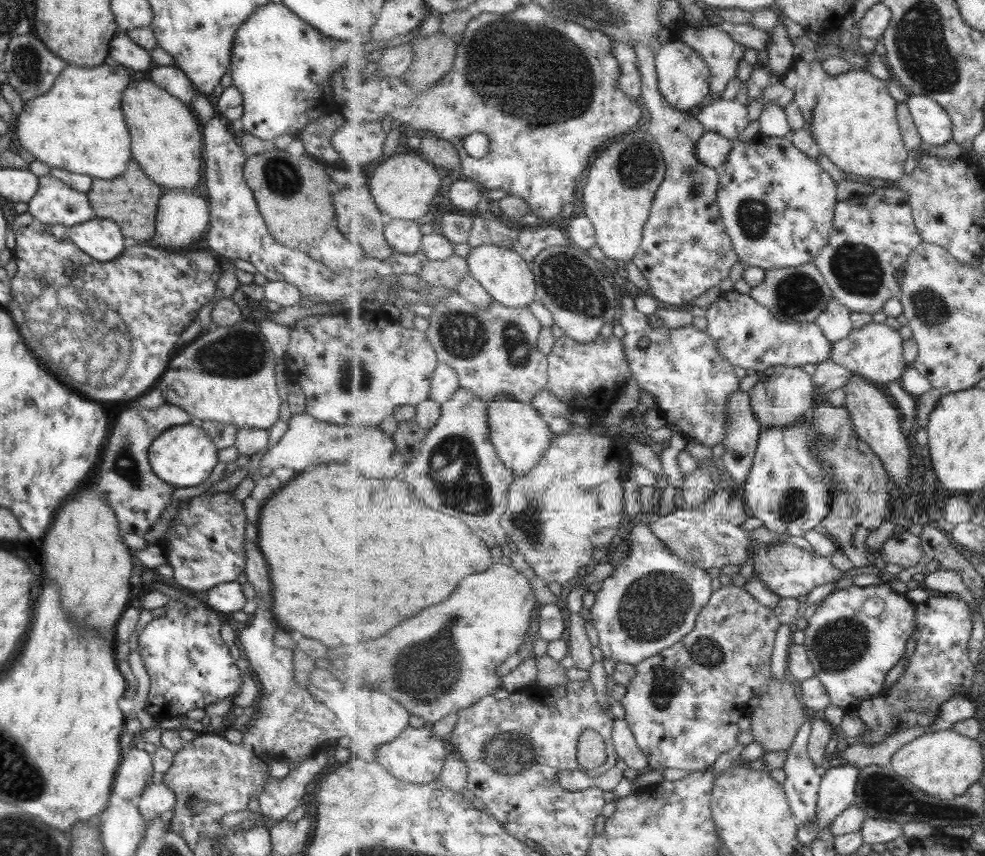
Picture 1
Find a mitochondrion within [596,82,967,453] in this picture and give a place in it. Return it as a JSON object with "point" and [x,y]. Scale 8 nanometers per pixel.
{"point":[857,269]}

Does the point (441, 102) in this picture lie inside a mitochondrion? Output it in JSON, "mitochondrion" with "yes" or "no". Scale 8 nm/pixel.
{"mitochondrion":"no"}

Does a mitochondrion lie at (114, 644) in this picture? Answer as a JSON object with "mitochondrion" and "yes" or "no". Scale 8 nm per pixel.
{"mitochondrion":"no"}

